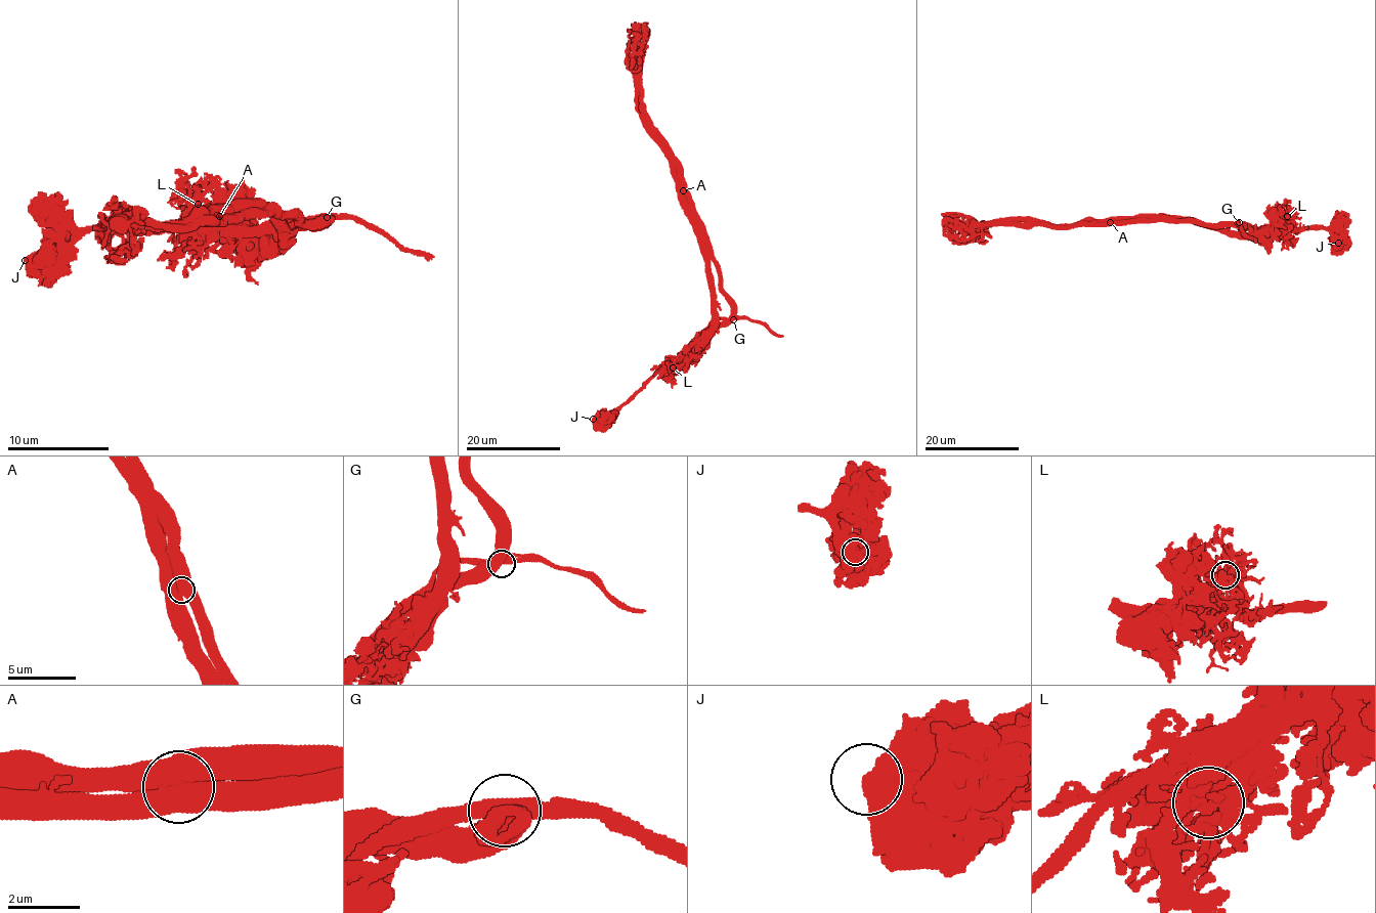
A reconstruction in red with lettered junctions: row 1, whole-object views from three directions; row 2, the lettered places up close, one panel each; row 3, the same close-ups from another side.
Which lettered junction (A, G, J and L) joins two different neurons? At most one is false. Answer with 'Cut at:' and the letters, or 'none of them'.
Cut at: A

